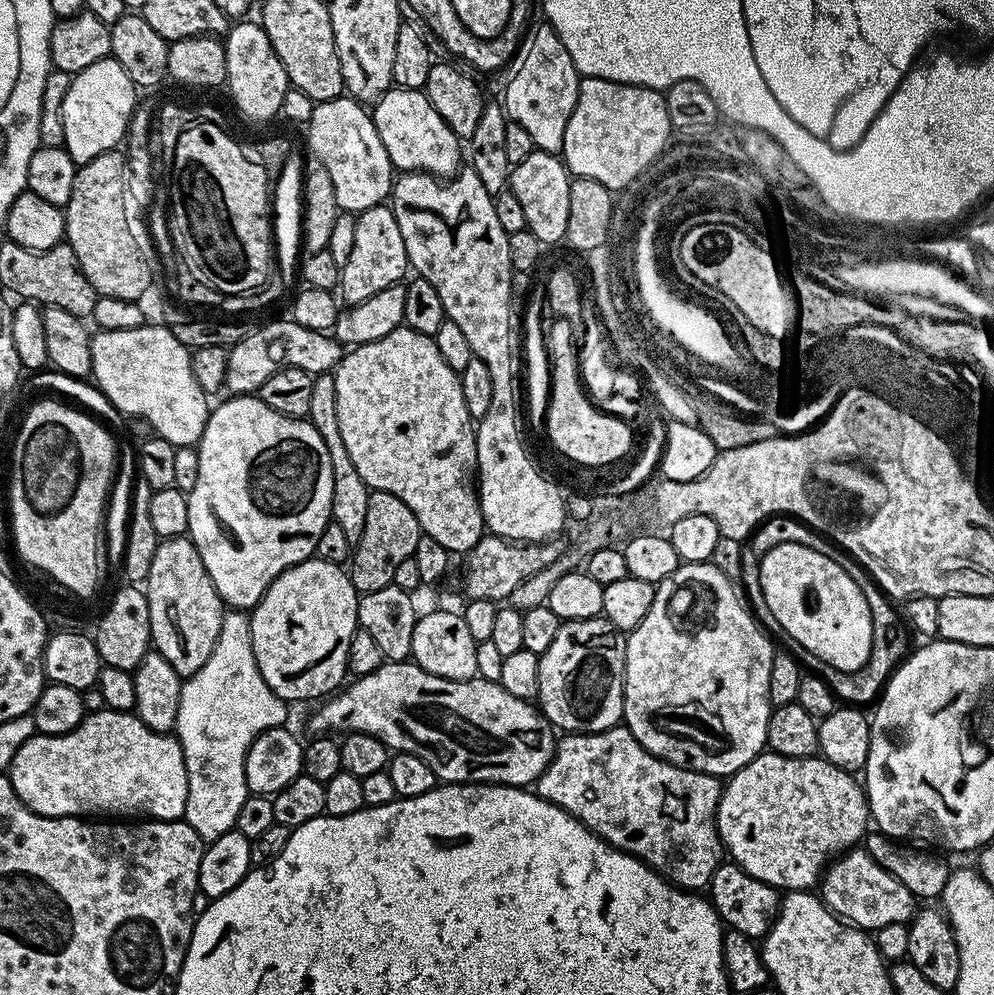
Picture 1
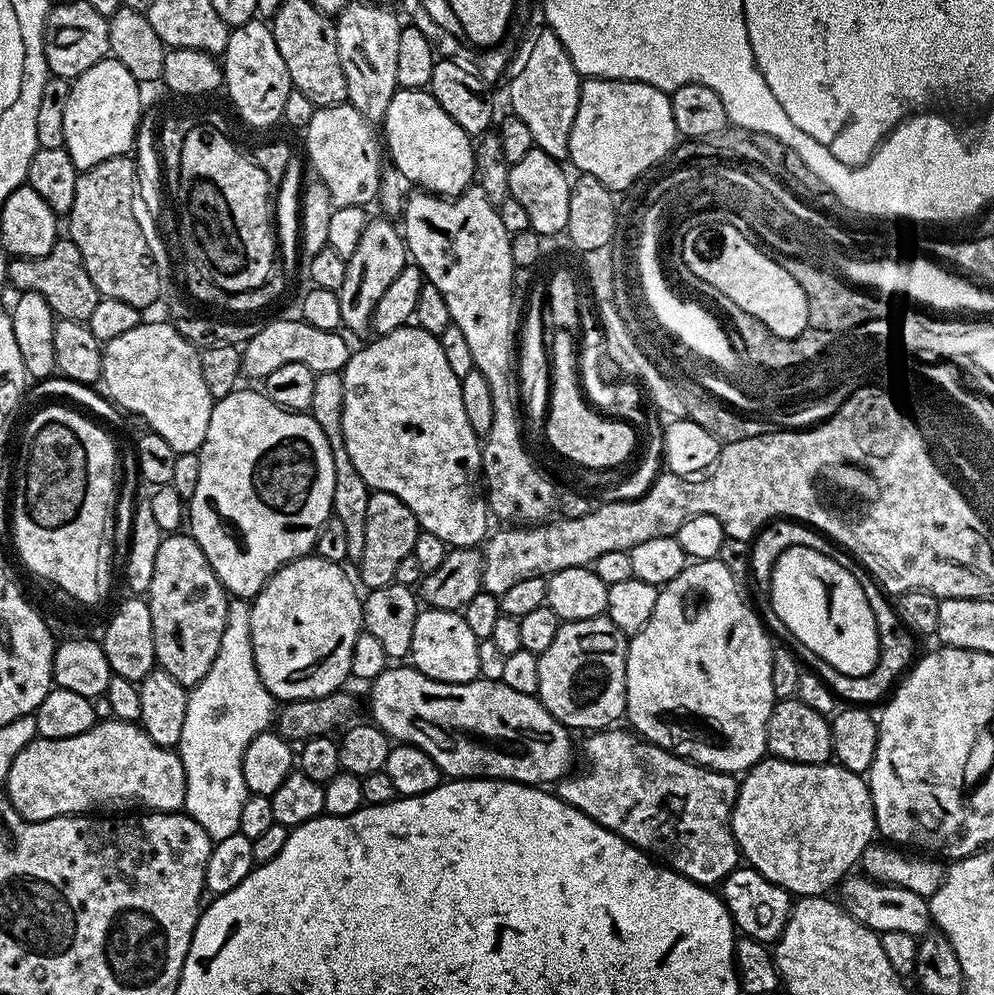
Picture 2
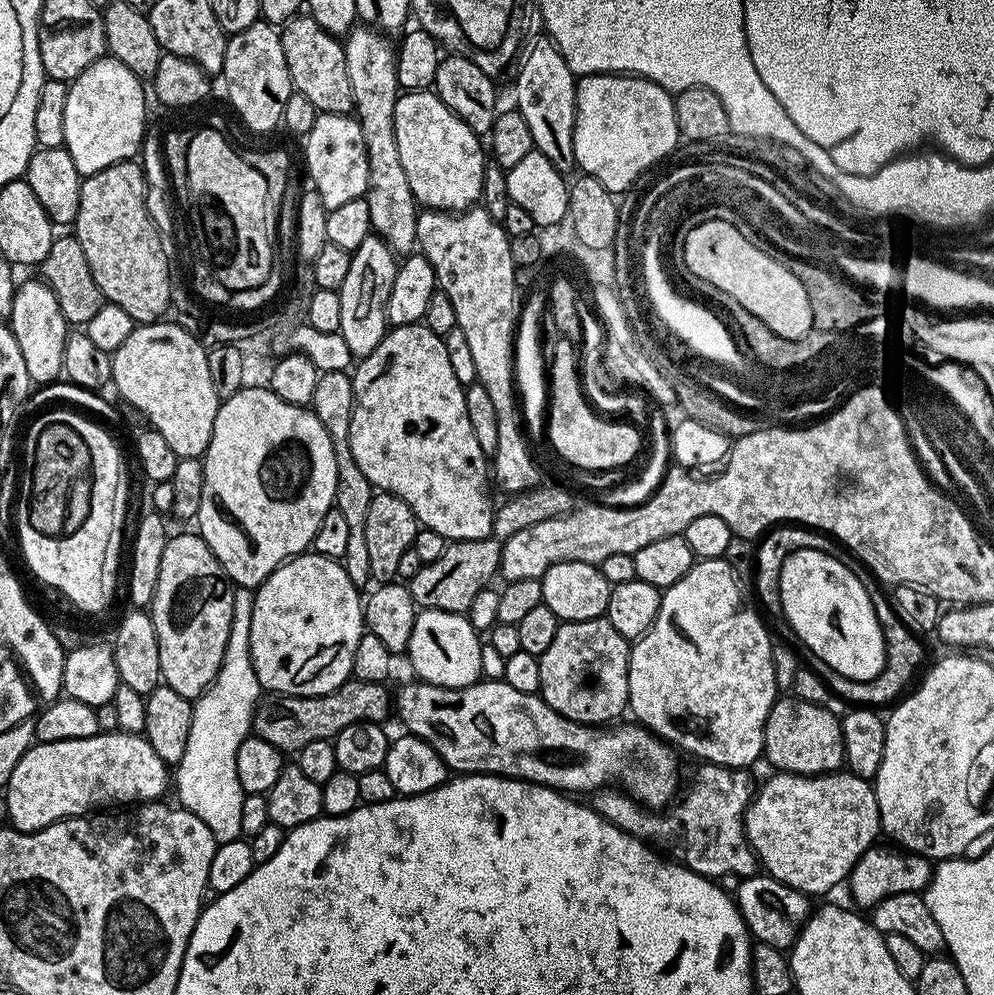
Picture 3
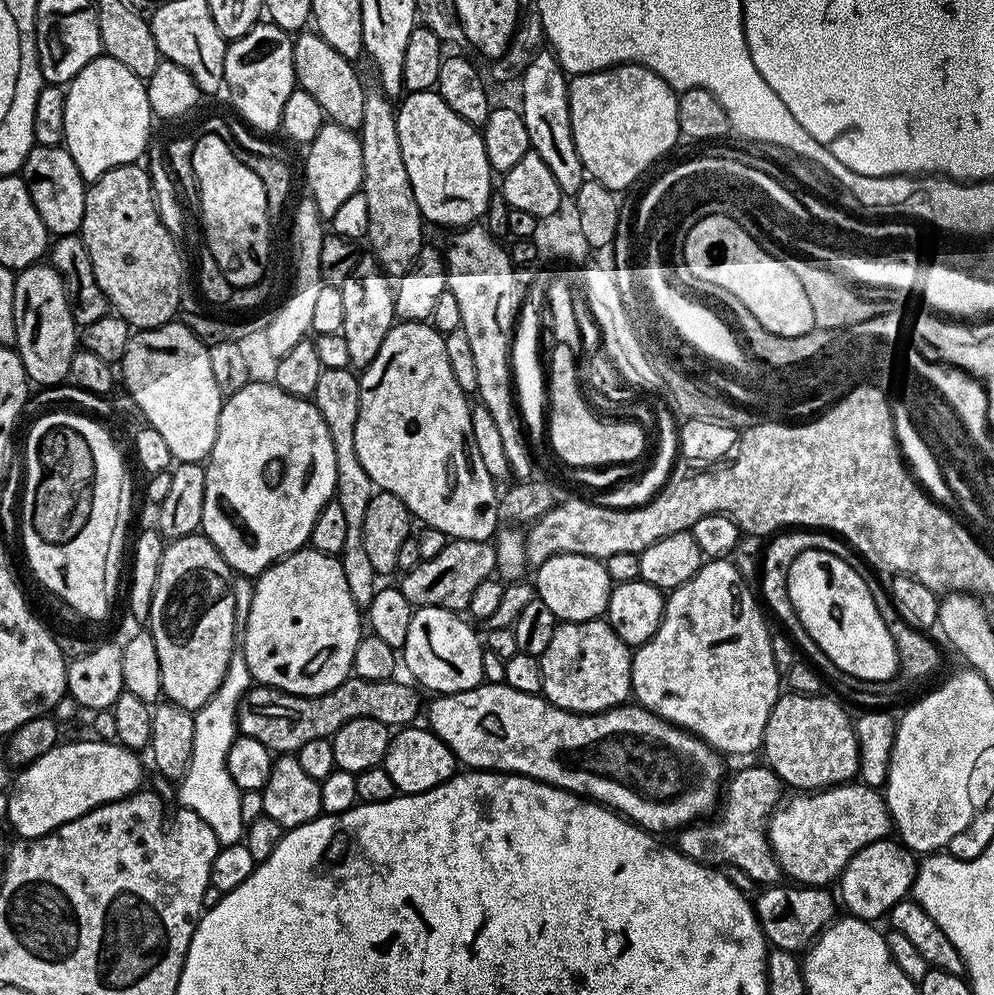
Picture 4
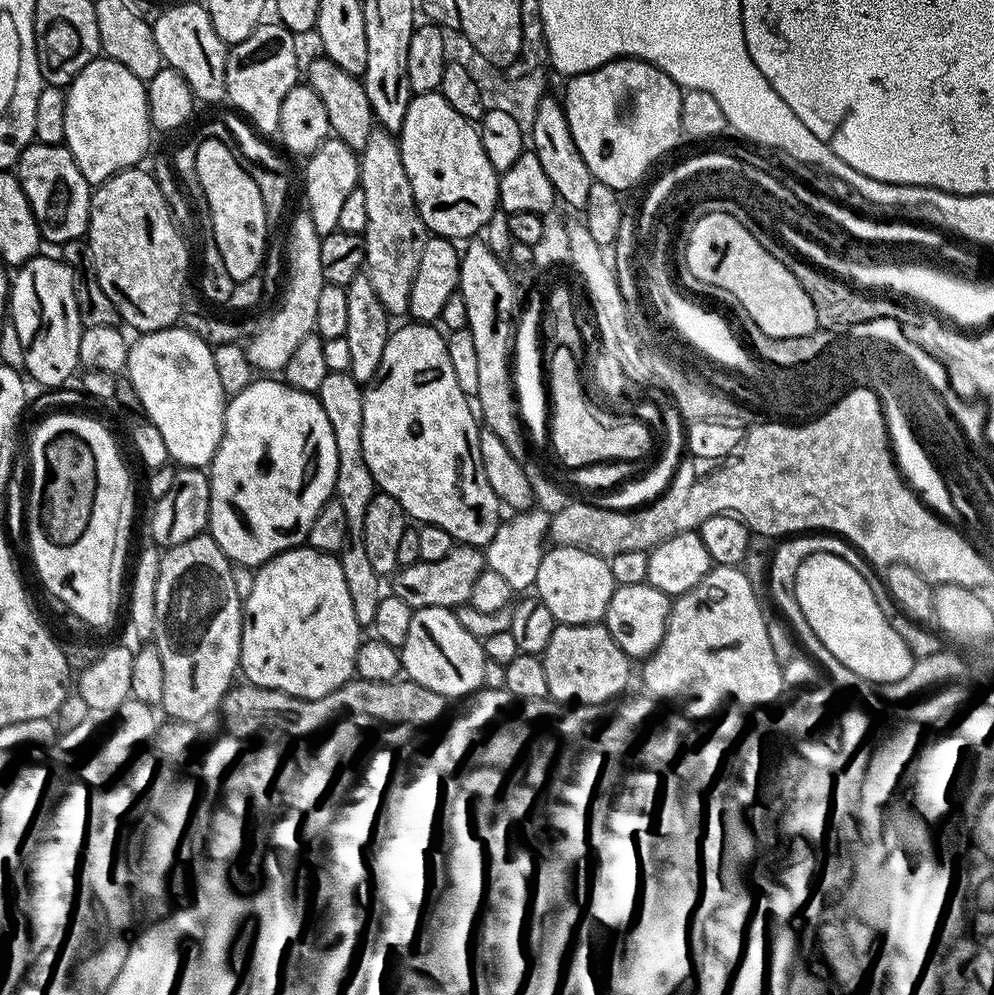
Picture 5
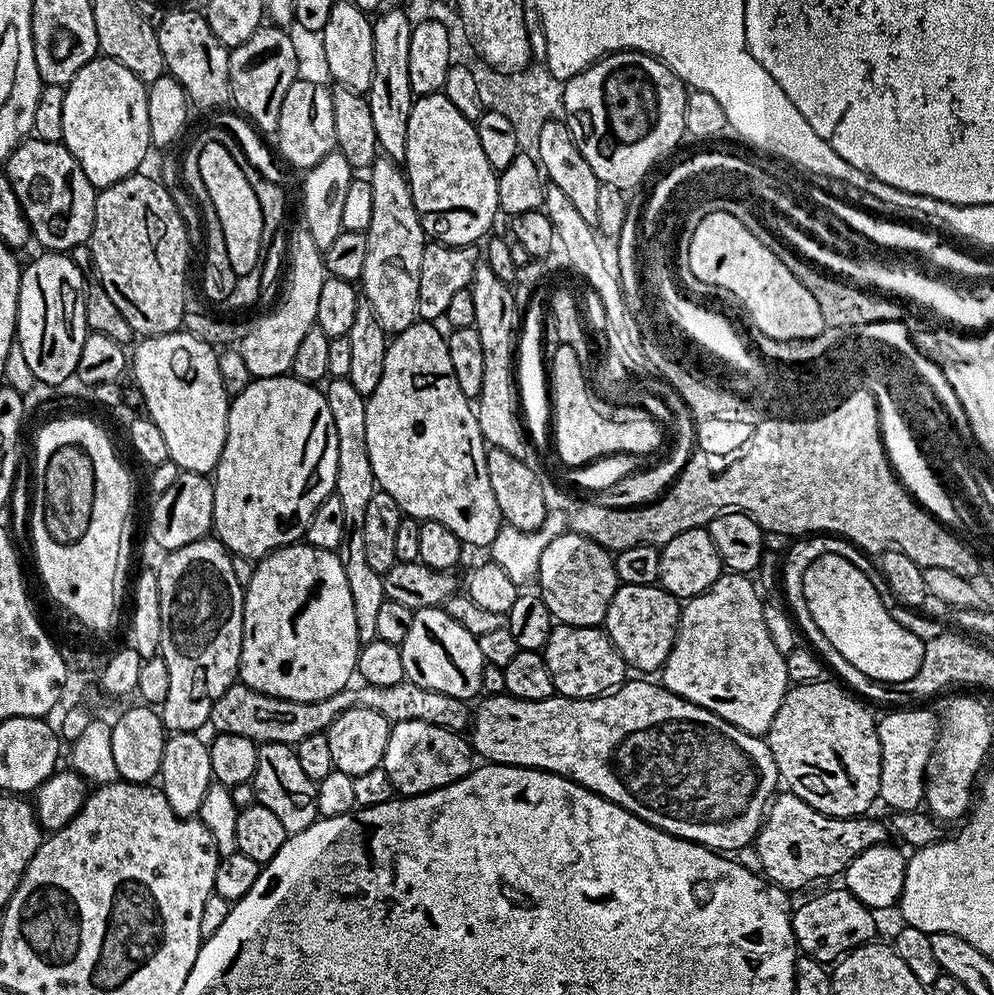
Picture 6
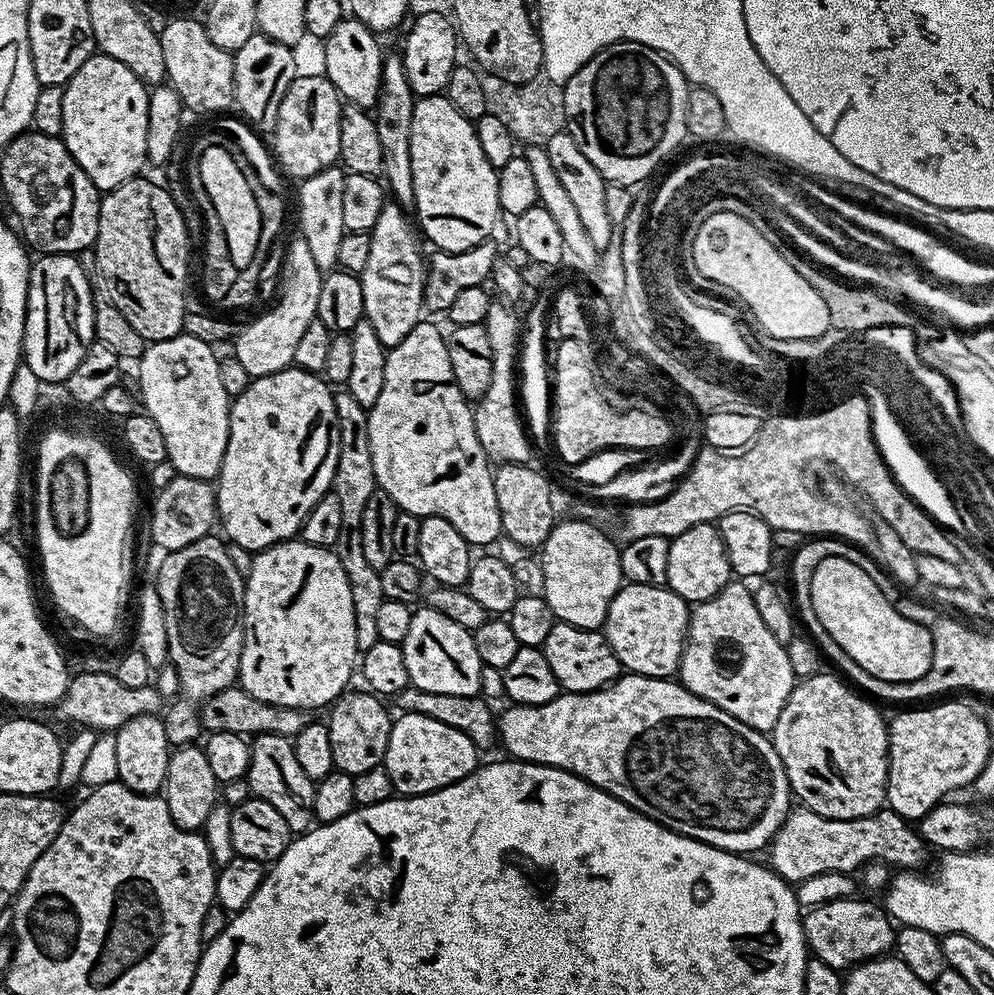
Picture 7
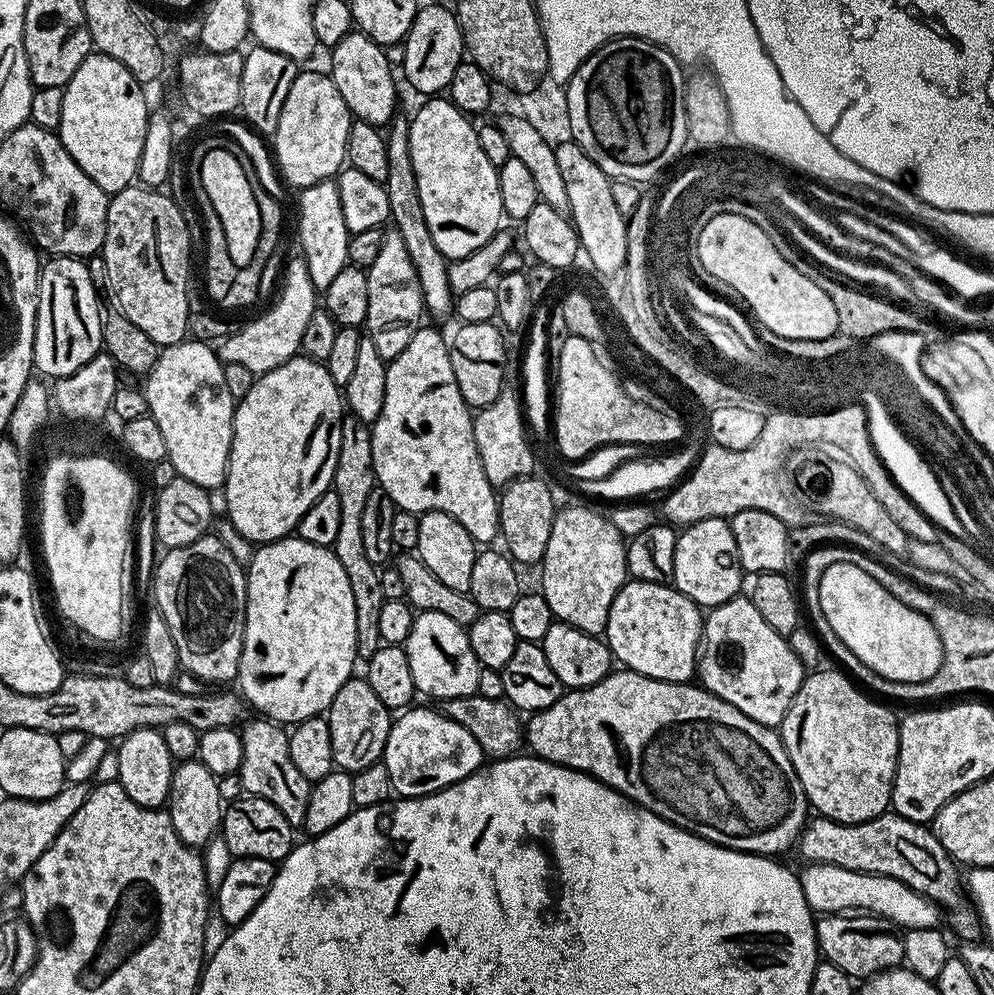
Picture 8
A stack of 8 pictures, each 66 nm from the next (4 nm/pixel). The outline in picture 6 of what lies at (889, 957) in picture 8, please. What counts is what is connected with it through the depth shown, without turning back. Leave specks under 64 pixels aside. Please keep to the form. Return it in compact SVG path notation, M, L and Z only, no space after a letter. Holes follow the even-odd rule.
M844 886L832 888L821 896L812 896L800 909L792 912L792 933L796 939L796 948L822 965L831 965L852 949L877 939L876 920L872 916L875 916L873 909L864 905Z

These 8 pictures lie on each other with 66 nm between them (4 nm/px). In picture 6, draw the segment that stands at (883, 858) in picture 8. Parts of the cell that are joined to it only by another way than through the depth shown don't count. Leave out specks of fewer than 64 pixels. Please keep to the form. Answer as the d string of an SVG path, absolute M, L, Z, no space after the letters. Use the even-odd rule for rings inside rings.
M781 791L771 801L764 825L760 827L760 833L754 841L756 856L760 859L759 871L776 887L783 888L789 894L795 894L799 888L815 880L839 877L856 855L889 839L889 829L885 825L884 829L870 817L868 814L851 818L827 816L814 810L814 806L802 802L802 798L793 792Z

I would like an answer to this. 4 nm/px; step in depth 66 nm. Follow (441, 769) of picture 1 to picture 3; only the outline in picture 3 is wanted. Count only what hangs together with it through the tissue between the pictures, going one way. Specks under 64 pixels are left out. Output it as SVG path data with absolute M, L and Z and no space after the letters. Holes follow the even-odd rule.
M484 680L465 688L443 688L423 682L408 684L397 696L395 693L394 712L400 715L401 722L408 727L405 729L434 746L445 766L456 774L491 774L530 780L534 784L563 790L568 794L576 794L579 788L603 790L615 786L649 810L669 807L677 795L681 757L668 741L661 740L636 722L612 728L616 726L589 726L568 720L555 712L539 695L514 690L514 686L503 680Z

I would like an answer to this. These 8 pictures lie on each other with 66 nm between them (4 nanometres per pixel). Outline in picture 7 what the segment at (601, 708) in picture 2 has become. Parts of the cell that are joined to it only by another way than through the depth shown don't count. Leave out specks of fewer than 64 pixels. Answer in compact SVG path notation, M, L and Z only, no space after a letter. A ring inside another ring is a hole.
M558 622L550 630L550 634L546 634L542 651L564 692L593 692L611 684L622 672L620 659L608 645L607 636L600 630Z

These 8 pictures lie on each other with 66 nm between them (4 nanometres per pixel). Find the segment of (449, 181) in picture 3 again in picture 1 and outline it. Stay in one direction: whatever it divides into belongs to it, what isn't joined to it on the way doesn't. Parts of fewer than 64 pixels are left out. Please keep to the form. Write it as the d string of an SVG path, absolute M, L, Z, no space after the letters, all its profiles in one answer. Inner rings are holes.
M395 86L389 88L379 100L375 101L370 115L378 130L378 138L382 138L382 146L386 146L386 154L390 154L393 169L401 173L419 170L437 178L451 178L461 171L462 141L454 134L454 130L450 130L450 126L446 126L446 122L442 122L442 114L438 114L438 110L430 106L428 97L421 89Z

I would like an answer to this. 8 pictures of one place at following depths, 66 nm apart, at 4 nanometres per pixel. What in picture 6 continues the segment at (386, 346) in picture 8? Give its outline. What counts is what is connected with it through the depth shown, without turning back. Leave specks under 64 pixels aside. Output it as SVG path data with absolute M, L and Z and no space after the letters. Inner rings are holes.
M377 158L370 169L370 183L374 206L367 230L366 266L362 269L359 283L362 285L363 299L374 310L384 331L395 334L418 320L418 274L422 270L422 250L426 237L412 201L412 193L408 190L405 173L393 161Z

